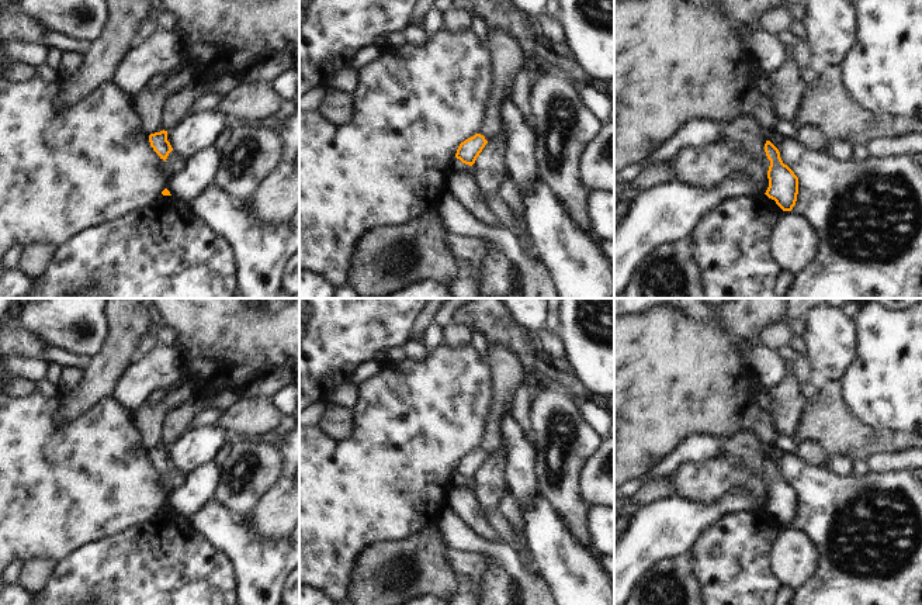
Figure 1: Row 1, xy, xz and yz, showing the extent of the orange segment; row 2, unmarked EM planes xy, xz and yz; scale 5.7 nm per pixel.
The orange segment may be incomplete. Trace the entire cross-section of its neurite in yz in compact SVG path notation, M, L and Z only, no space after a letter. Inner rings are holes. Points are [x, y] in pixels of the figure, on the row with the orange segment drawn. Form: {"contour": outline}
{"contour": "M766 141L765 152L770 160L769 187L765 194L774 200L783 211L791 211L797 201L798 177L783 163L779 149L770 141Z"}

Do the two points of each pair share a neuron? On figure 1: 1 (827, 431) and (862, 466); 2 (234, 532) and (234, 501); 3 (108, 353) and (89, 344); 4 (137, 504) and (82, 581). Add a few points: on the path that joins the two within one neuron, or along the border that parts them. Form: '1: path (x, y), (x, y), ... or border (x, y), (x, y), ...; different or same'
1: border (866, 459), (858, 457), (855, 460); different
2: border (212, 497), (238, 519), (245, 522); different
3: border (104, 315), (107, 324), (106, 339), (90, 356); different
4: border (148, 518), (86, 542); different

